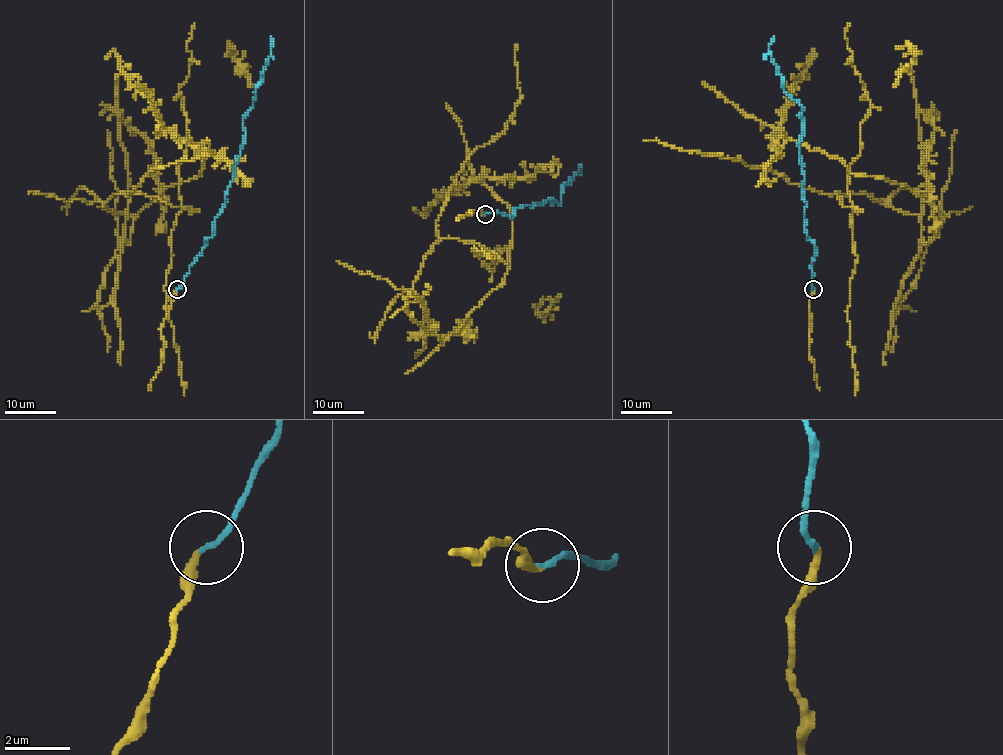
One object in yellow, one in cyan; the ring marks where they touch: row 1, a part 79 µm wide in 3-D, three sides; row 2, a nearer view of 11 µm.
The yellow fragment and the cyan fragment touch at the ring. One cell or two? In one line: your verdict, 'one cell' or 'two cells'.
one cell

